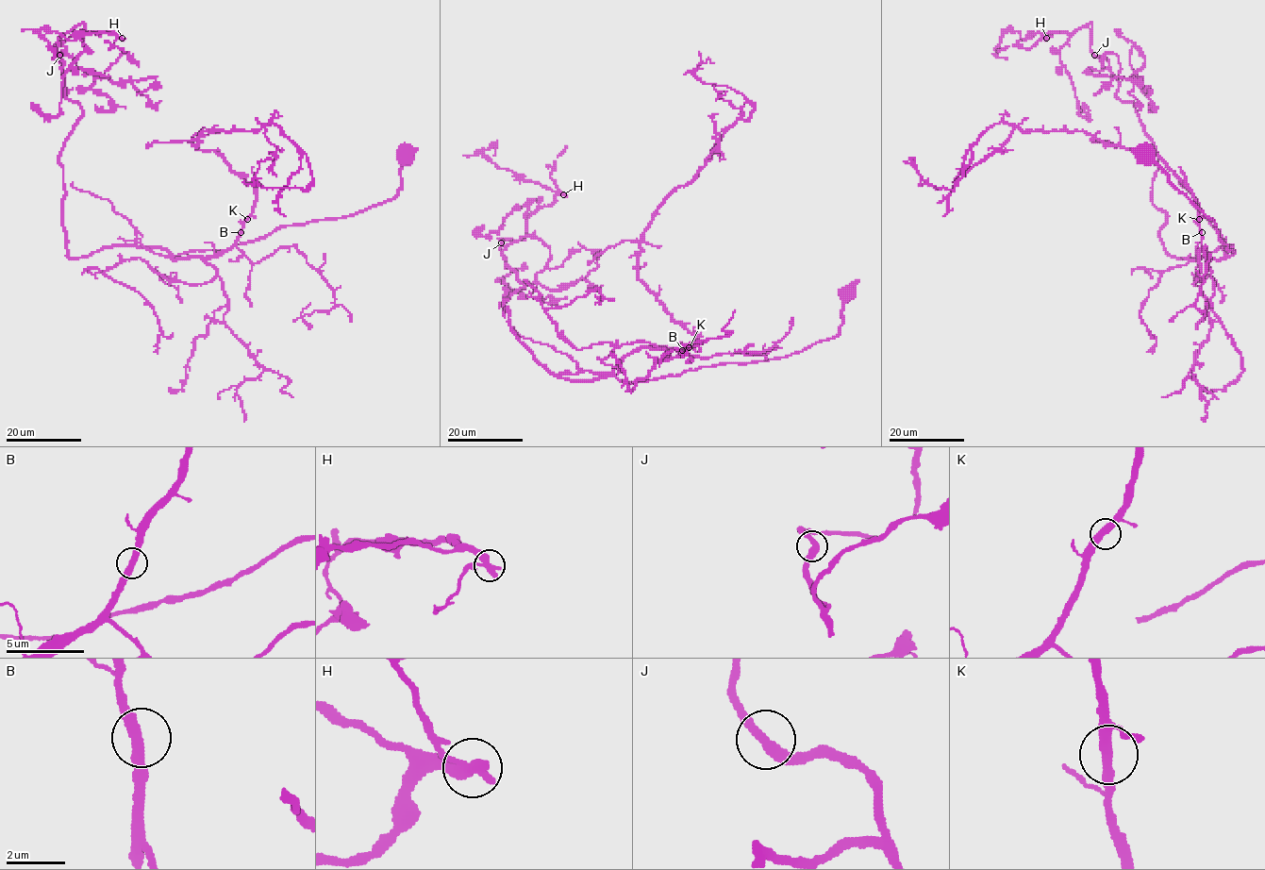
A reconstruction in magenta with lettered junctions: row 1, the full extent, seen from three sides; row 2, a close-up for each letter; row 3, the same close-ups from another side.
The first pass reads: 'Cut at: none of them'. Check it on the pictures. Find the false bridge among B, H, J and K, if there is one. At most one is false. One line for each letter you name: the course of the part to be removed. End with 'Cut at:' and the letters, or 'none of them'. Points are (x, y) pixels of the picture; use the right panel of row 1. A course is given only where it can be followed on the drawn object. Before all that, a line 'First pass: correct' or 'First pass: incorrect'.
First pass: incorrect
H: course (1046, 38), (1028, 48), (1006, 46), (997, 52)
Cut at: H

